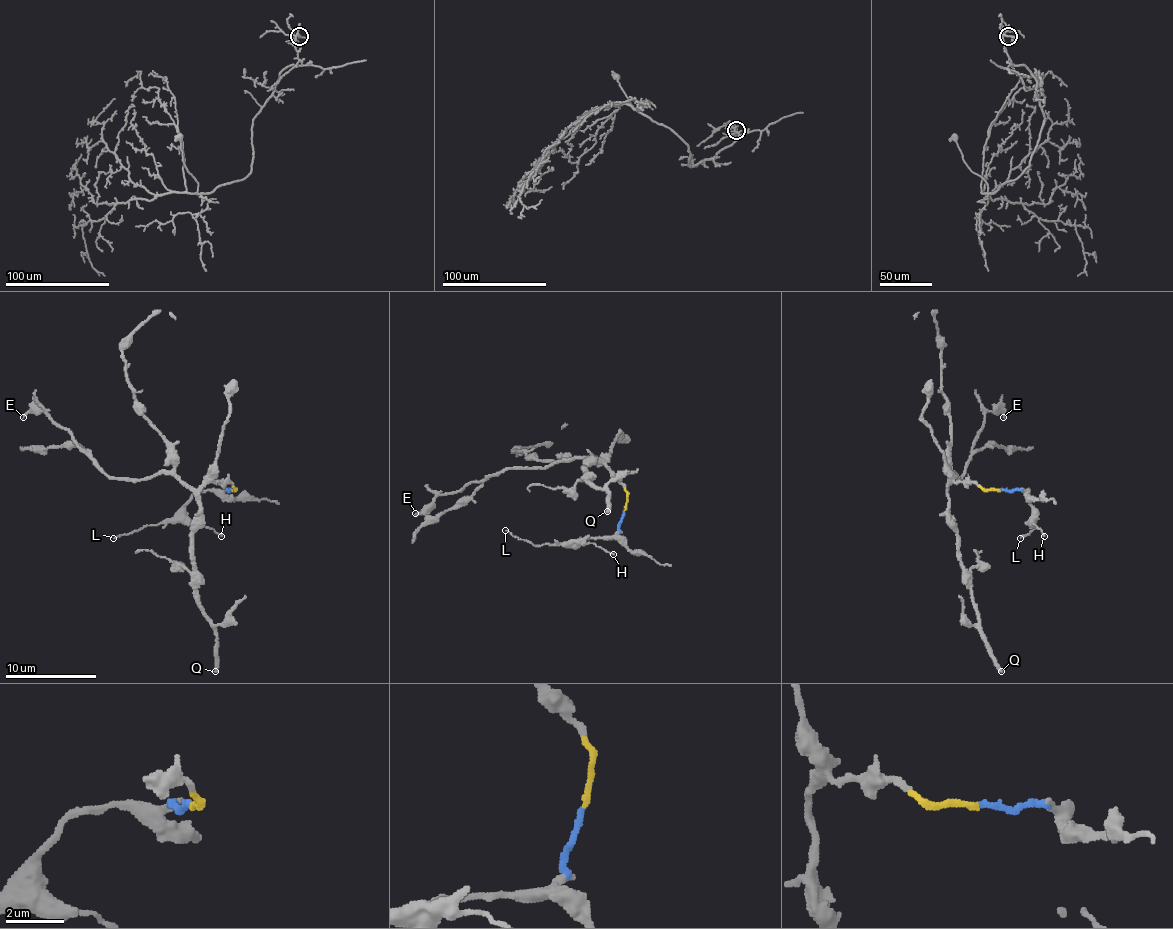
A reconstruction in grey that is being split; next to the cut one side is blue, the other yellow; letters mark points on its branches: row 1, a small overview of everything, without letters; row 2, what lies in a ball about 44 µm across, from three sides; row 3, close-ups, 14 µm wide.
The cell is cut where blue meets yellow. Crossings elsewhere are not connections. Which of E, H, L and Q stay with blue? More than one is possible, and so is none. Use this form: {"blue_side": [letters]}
{"blue_side": ["H", "L"]}

